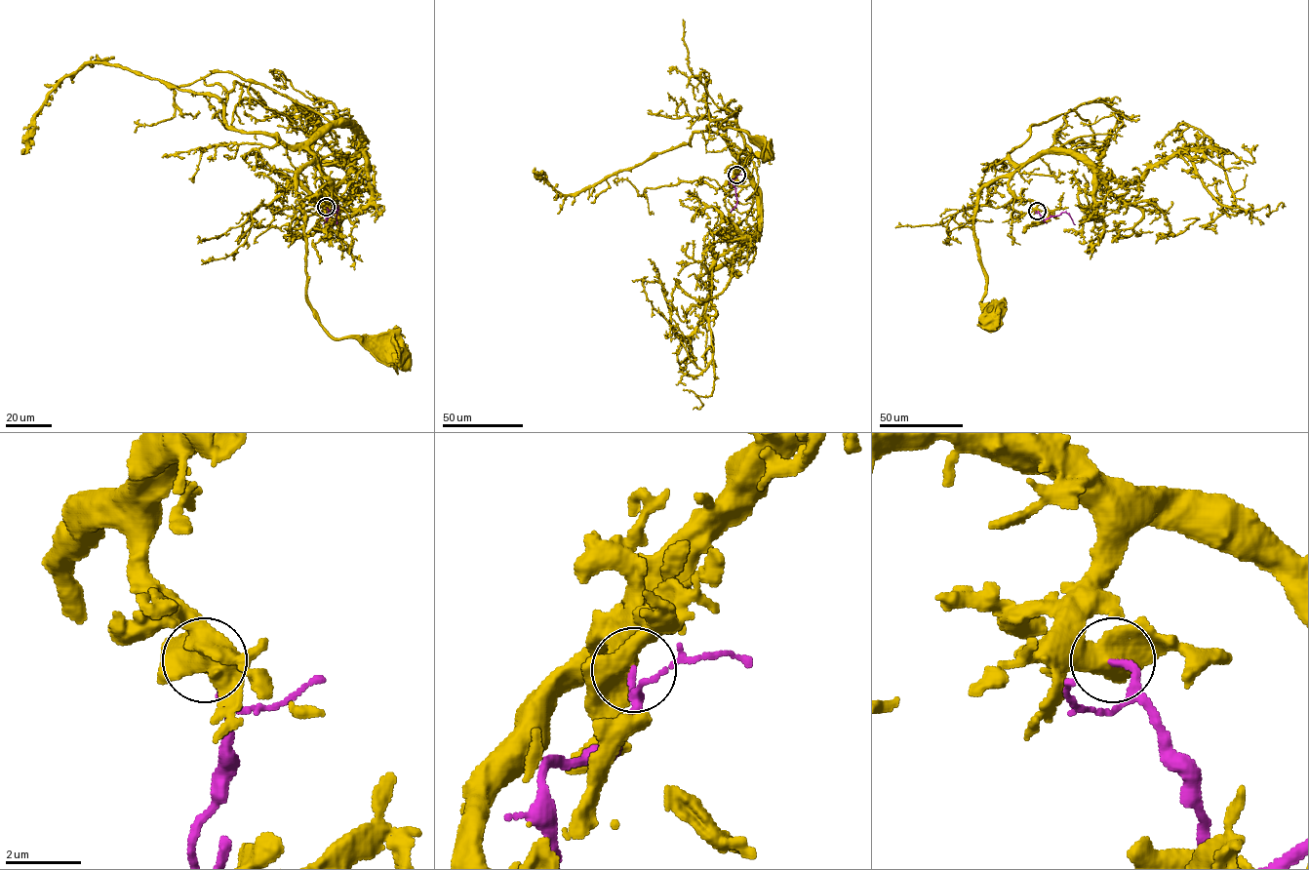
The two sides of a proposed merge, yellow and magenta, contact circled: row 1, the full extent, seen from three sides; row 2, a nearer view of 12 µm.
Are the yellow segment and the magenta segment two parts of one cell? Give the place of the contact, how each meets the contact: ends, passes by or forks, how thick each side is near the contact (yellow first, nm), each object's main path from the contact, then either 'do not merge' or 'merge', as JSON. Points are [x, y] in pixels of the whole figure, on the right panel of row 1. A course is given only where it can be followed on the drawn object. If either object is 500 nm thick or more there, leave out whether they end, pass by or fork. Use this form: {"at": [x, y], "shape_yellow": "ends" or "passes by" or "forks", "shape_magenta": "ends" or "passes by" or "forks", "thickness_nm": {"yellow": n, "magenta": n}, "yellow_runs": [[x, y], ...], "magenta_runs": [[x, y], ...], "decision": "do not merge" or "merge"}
{"at": [1037, 211], "thickness_nm": {"yellow": 500, "magenta": 200}, "yellow_runs": [[1037, 211], [1011, 191], [1008, 177], [979, 193], [974, 229], [986, 281], [979, 304], [991, 319]], "magenta_runs": [[1037, 211], [1042, 220], [1065, 213], [1075, 224]], "decision": "do not merge"}

